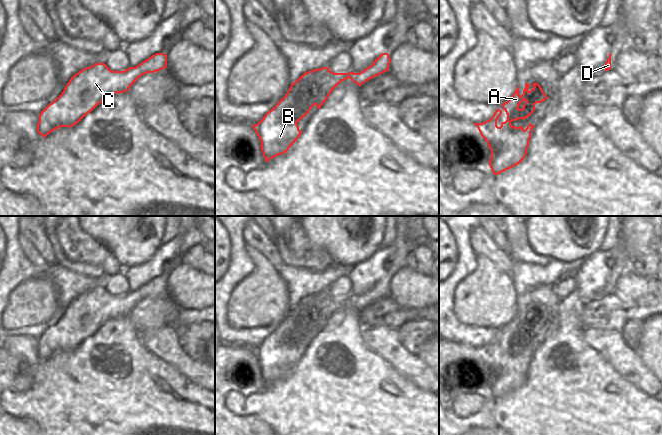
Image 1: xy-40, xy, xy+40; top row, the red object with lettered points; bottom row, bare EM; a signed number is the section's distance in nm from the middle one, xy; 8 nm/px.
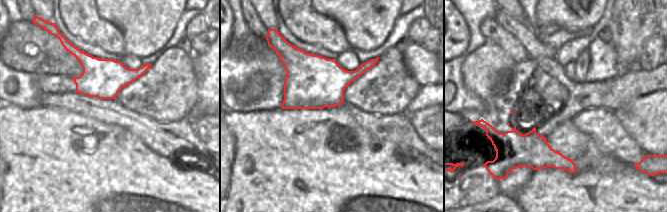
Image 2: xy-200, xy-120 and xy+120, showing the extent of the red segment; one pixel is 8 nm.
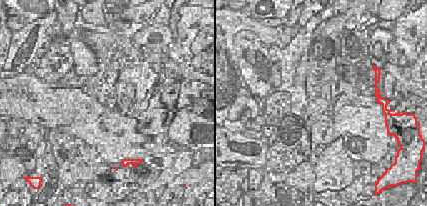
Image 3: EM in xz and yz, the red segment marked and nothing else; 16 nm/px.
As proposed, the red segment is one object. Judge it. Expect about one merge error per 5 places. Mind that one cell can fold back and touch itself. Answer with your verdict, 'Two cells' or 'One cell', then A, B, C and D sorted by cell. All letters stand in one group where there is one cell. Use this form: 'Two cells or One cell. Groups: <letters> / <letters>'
One cell. Groups: A B C D

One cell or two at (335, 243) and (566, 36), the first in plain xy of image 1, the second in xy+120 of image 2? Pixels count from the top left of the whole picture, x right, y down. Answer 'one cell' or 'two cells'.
two cells

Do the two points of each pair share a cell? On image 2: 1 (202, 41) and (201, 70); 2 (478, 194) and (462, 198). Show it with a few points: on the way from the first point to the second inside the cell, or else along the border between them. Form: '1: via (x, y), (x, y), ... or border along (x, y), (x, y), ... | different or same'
1: border along (209, 46), (196, 55) | different
2: via (474, 196), (466, 198) | same

